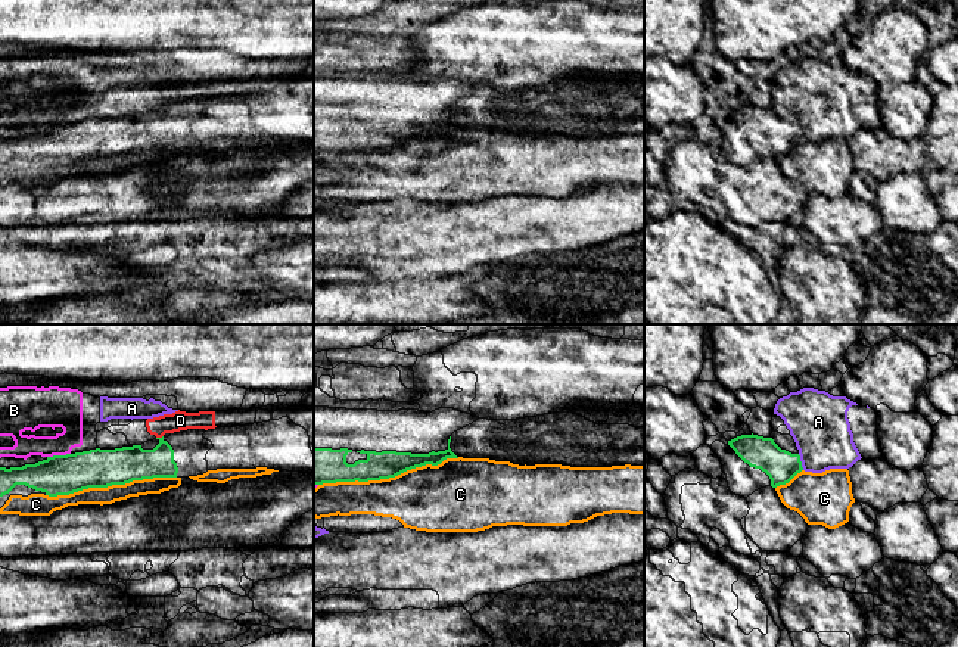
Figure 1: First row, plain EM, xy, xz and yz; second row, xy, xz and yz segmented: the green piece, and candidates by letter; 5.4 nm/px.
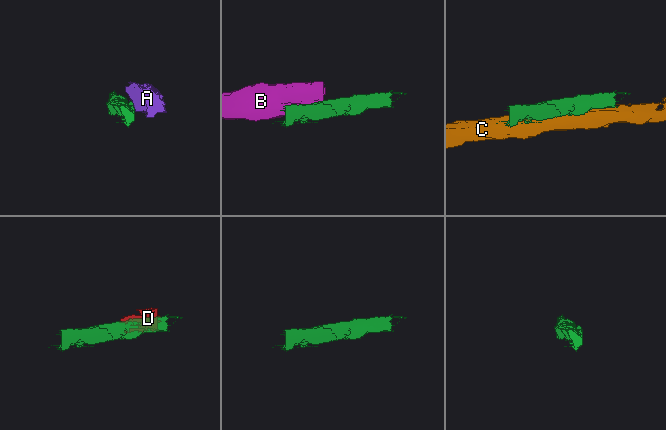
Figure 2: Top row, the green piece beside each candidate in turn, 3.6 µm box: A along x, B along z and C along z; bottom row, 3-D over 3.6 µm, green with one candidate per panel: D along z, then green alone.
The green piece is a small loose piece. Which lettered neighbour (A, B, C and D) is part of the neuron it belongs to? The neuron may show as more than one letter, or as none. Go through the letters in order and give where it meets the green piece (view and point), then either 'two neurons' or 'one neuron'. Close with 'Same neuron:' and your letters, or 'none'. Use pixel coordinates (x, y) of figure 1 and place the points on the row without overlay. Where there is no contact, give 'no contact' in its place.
A: yz (801, 131) | two neurons
B: xy (58, 126) | two neurons
C: xz (388, 148) | two neurons
D: xy (159, 108) | two neurons
Same neuron: none

